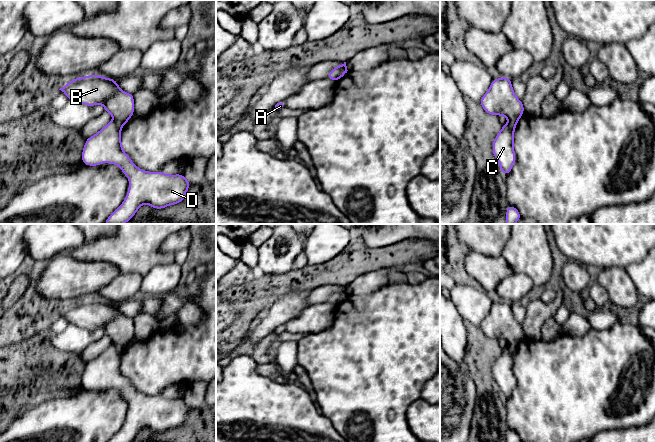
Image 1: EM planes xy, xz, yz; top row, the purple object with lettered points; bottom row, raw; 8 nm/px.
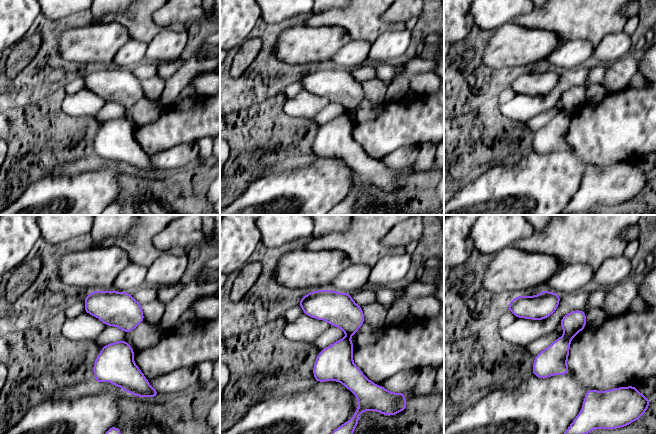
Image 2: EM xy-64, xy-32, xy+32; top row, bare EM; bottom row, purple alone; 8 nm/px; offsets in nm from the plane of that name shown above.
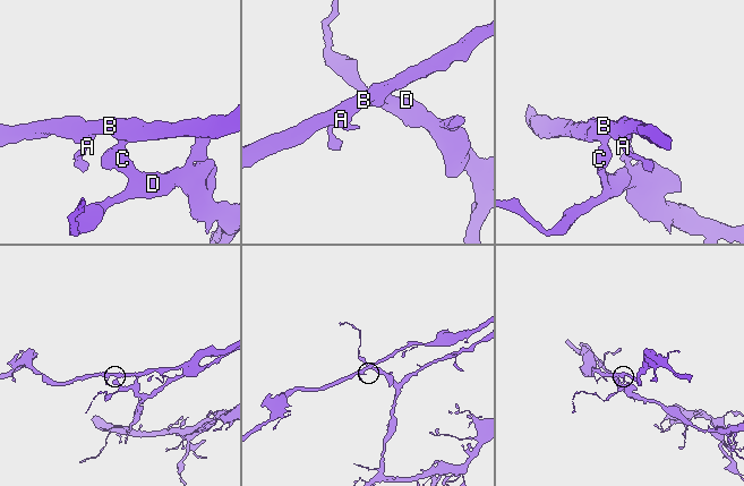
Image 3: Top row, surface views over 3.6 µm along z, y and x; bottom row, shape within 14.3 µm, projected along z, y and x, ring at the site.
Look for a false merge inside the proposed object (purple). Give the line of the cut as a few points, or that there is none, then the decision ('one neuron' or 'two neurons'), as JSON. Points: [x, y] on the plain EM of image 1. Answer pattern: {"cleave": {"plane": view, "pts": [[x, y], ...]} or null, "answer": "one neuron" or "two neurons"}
{"cleave": {"plane": "xy", "pts": [[113, 344], [121, 350]]}, "answer": "two neurons"}

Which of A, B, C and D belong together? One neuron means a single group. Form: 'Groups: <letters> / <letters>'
Groups: A B / C D

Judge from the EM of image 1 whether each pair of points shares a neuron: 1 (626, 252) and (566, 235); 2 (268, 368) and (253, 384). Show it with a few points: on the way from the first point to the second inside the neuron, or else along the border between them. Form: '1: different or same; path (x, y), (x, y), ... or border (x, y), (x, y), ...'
1: same; path (611, 237), (609, 235), (581, 235)
2: different; border (257, 364), (256, 370), (268, 377)

